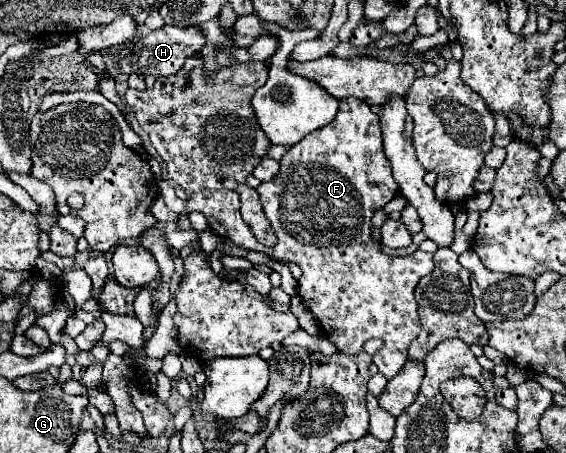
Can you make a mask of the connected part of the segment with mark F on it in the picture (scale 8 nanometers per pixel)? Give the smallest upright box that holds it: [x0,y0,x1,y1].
[185,97,433,379]

